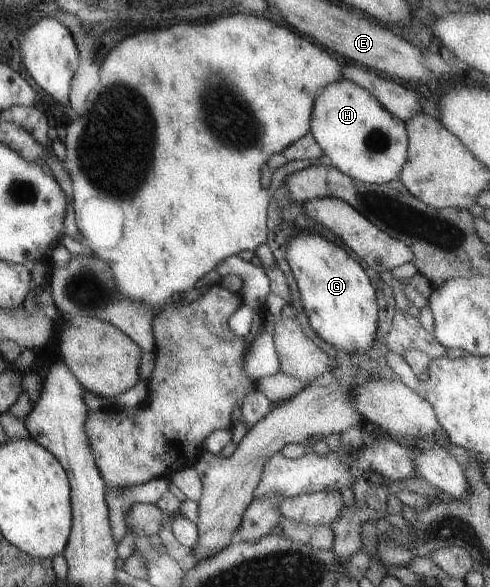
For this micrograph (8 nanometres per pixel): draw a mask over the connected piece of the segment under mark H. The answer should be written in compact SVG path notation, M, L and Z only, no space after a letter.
M345 78L335 81L327 85L327 87L323 87L321 95L317 95L317 99L315 99L315 103L313 103L313 111L311 111L311 133L315 138L315 143L317 143L317 145L321 148L323 155L327 155L327 157L331 160L331 165L339 169L341 173L345 173L345 175L363 183L383 184L397 179L399 172L401 171L401 167L403 167L403 163L405 163L405 159L407 157L408 139L403 120L391 115L391 113L389 113L366 89L359 87L359 85L355 85L355 83L346 80Z

